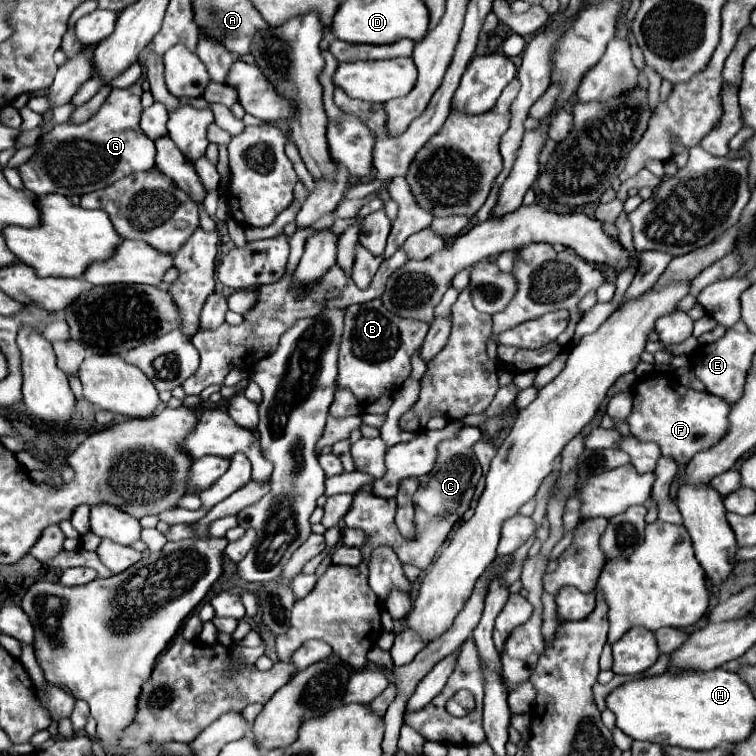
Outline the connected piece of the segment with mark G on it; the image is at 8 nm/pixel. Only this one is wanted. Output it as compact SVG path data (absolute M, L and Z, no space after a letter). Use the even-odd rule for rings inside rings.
M141 81L129 89L111 89L101 109L89 121L81 125L71 121L55 125L55 129L43 137L33 159L19 167L25 189L37 195L61 193L67 197L81 197L85 193L113 185L131 173L155 167L155 145L147 135L143 135L143 129L139 127L141 93ZM27 169L33 169L37 179L27 179Z

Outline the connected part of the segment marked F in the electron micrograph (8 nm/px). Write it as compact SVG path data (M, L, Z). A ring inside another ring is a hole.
M649 373L633 385L633 411L627 423L637 439L657 443L665 457L673 457L679 465L685 465L695 453L715 445L727 433L729 411L731 405L717 395L683 387L663 373Z

